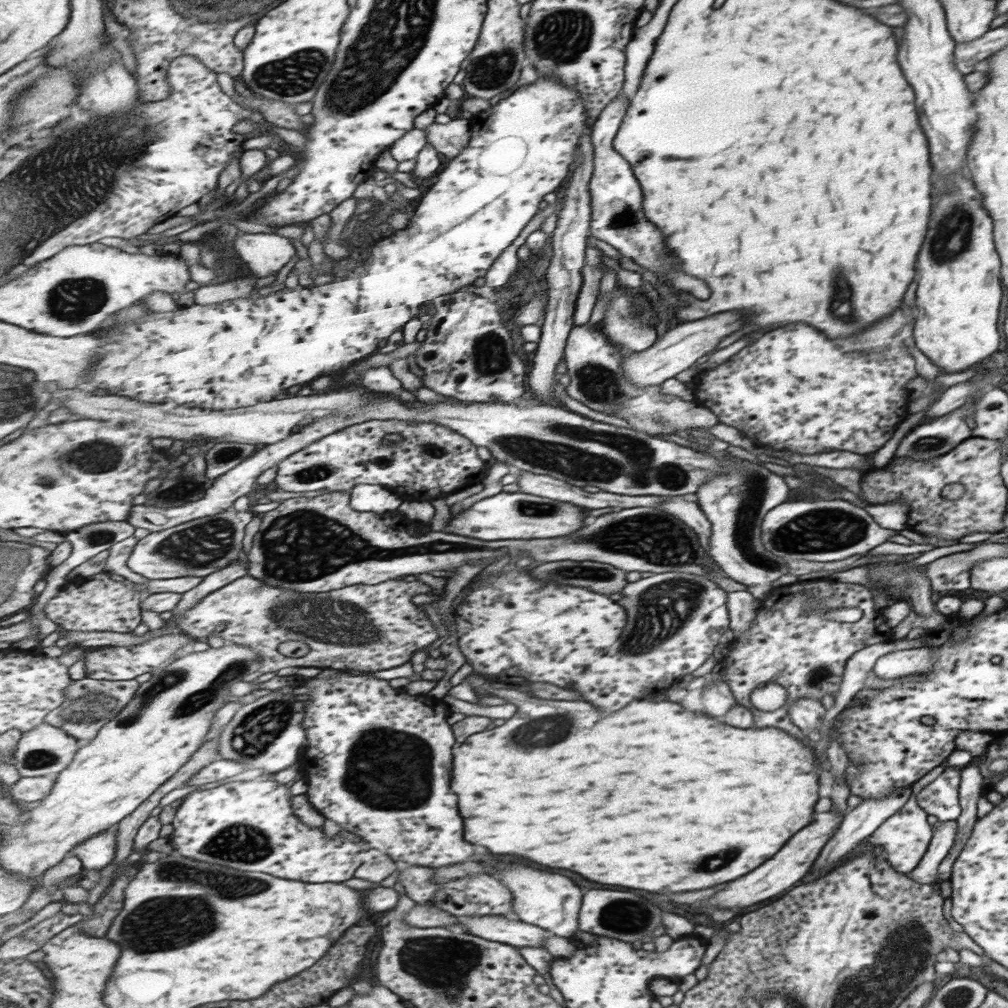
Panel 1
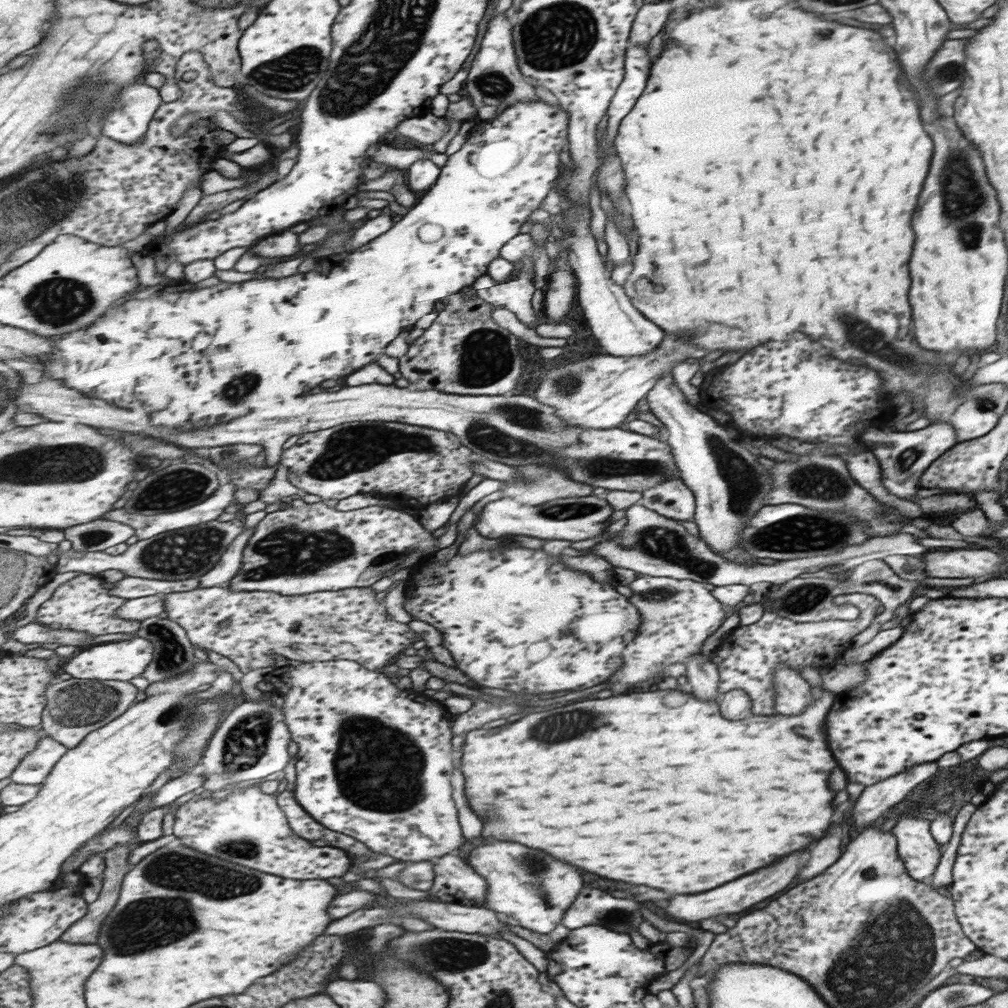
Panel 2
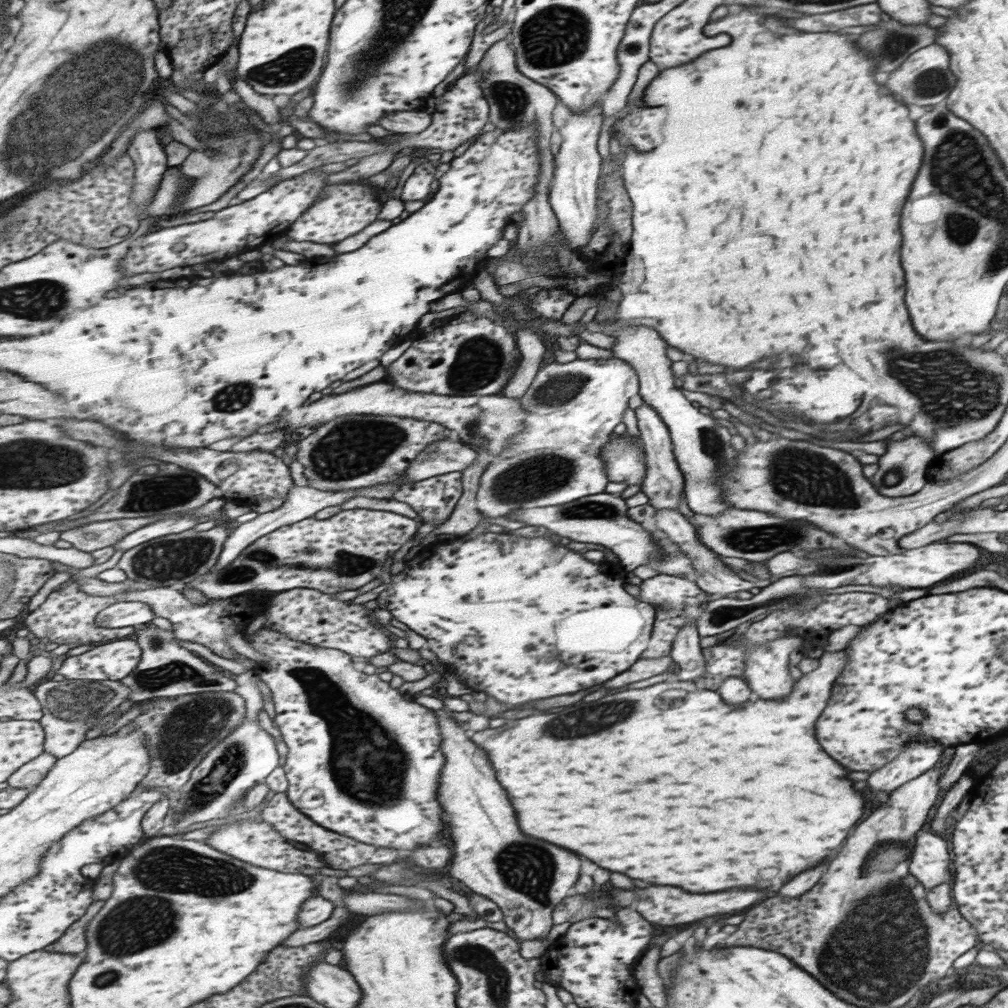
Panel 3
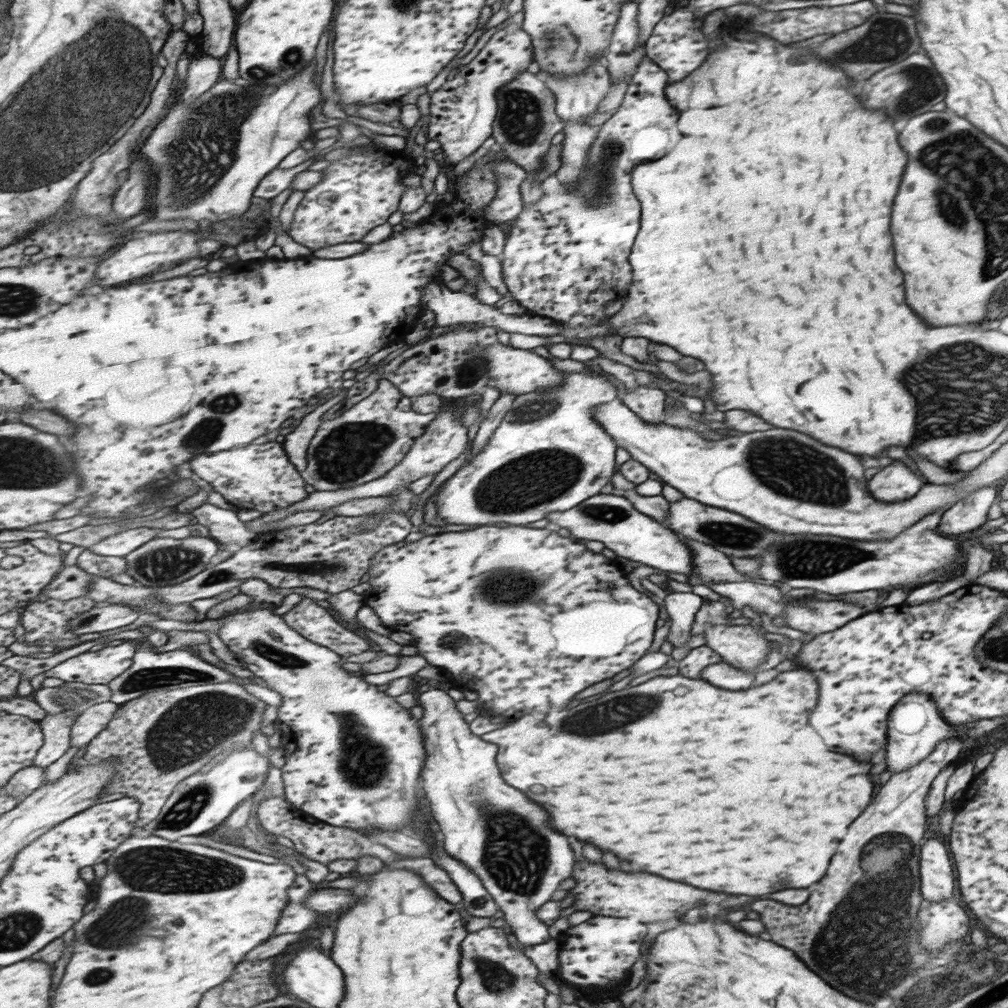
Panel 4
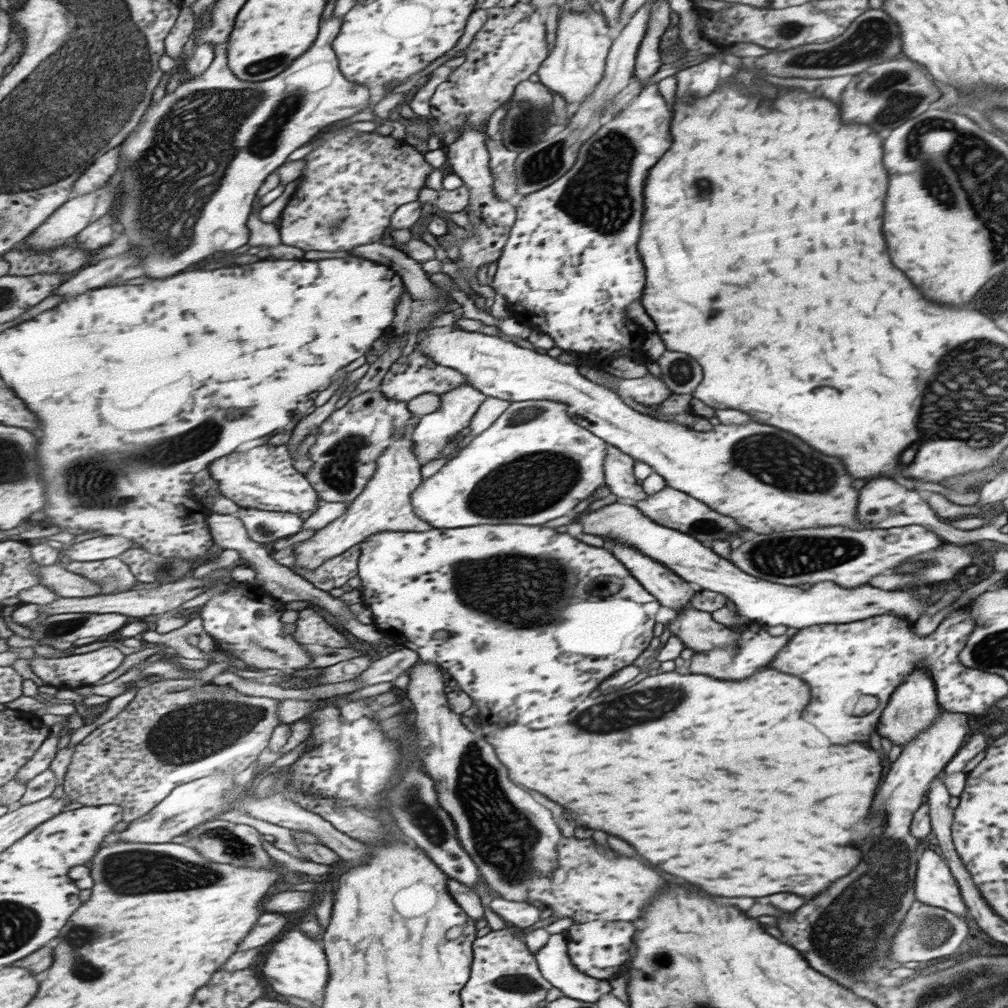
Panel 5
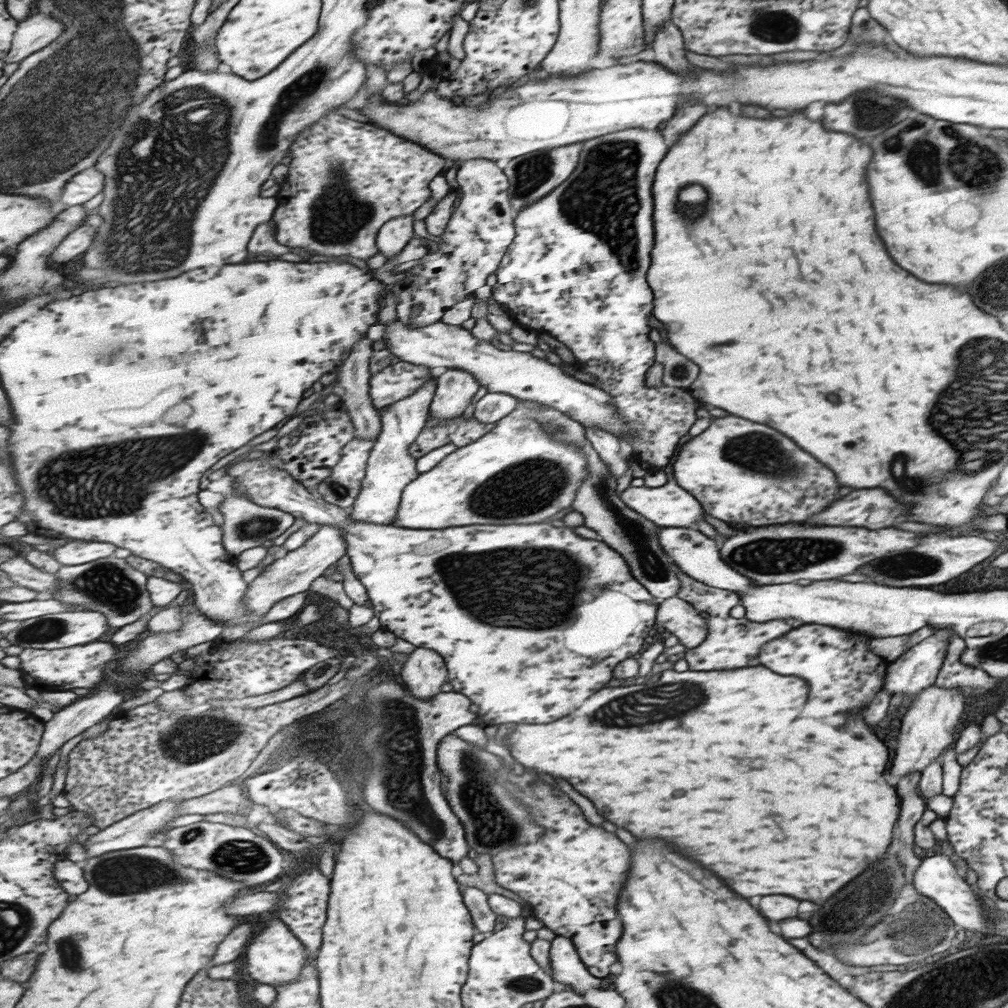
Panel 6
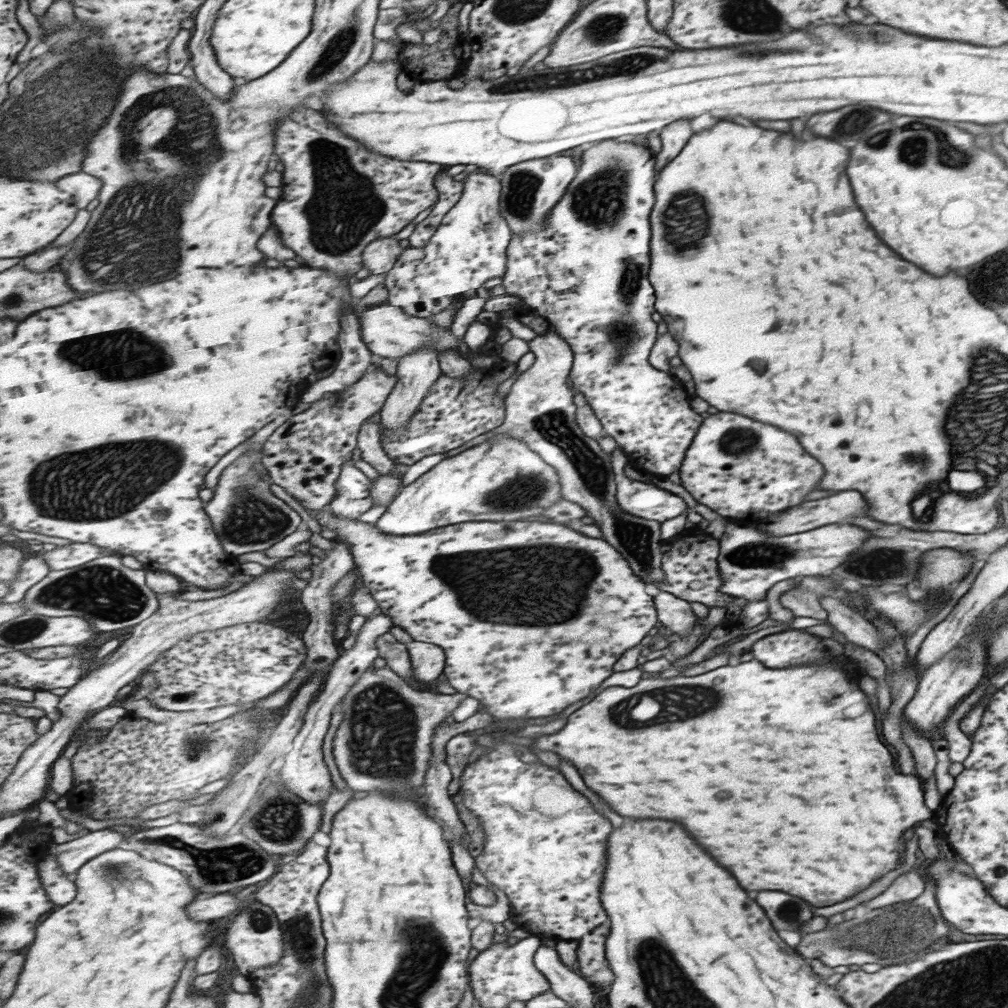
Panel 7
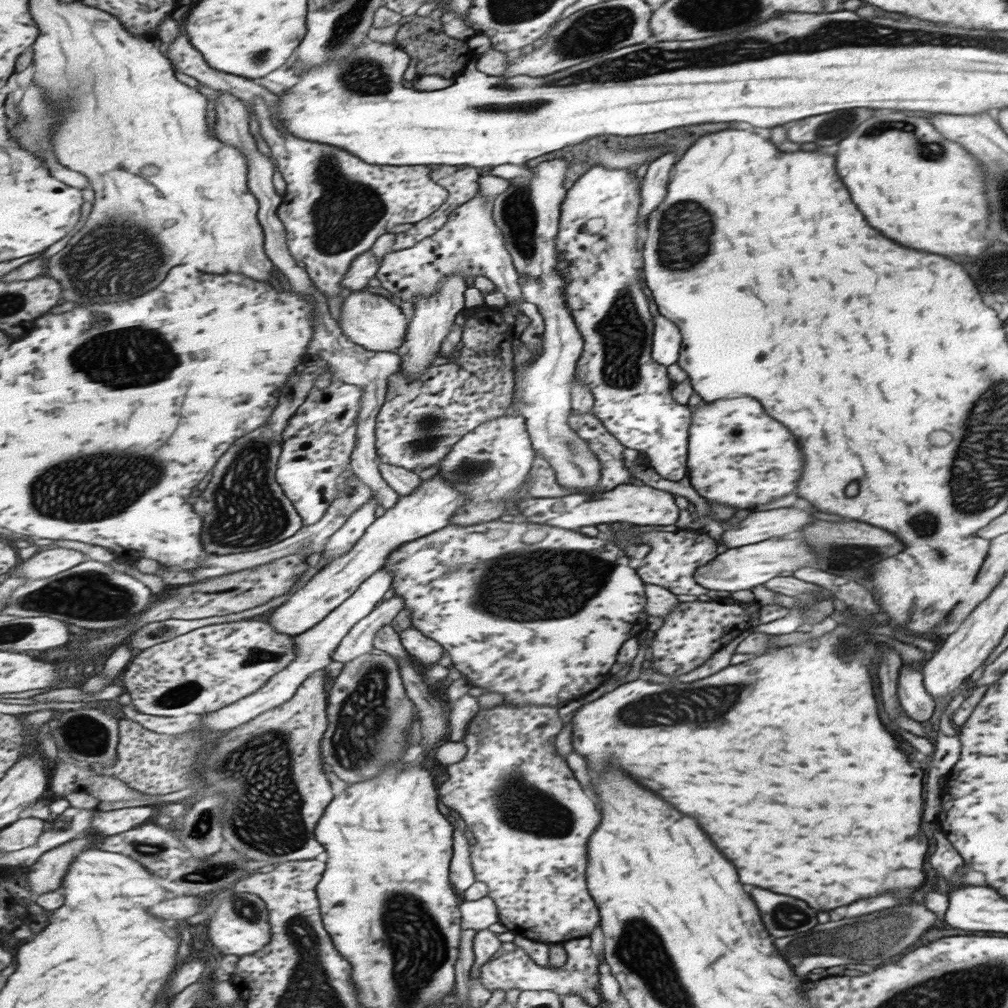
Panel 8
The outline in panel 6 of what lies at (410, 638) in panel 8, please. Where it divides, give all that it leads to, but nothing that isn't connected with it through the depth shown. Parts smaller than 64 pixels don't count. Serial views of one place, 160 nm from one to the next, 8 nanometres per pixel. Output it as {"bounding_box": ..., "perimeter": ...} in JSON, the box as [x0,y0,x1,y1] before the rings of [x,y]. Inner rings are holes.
{"bounding_box":[400,647,449,700],"perimeter":[[[417,647],[403,664],[400,674],[403,684],[417,698],[432,700],[441,692],[443,684],[449,682],[449,670],[445,660],[435,650]]]}

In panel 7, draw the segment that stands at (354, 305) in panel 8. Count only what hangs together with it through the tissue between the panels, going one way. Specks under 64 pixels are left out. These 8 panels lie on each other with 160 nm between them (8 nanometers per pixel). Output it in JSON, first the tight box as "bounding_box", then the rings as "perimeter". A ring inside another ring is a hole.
{"bounding_box":[359,302,460,359],"perimeter":[[[387,302],[377,306],[367,307],[359,316],[362,324],[363,340],[370,346],[372,353],[377,359],[390,358],[401,359],[416,350],[430,344],[438,350],[439,353],[454,348],[460,352],[460,338],[455,336],[452,327],[440,327],[431,319],[419,318],[407,314],[403,308],[390,306]]]}

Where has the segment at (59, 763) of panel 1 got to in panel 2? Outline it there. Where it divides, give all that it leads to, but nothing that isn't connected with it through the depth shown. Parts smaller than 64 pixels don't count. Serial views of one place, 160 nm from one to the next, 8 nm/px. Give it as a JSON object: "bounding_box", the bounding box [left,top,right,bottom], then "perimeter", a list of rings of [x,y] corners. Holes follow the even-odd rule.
{"bounding_box":[10,733,70,785],"perimeter":[[[47,733],[10,776],[13,783],[41,785],[70,748]]]}

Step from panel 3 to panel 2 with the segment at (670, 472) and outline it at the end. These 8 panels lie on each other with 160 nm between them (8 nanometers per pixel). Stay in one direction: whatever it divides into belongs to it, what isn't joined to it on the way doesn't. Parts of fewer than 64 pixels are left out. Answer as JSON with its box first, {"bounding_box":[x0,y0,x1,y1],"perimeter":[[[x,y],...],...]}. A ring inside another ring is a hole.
{"bounding_box":[636,477,694,521],"perimeter":[[[679,477],[644,490],[636,504],[673,521],[693,521],[694,496]]]}

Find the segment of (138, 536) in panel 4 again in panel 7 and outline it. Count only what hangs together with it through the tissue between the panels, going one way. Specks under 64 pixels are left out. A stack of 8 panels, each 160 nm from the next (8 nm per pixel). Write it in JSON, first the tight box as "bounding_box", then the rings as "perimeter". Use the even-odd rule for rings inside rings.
{"bounding_box":[45,543,107,570],"perimeter":[[[73,543],[45,552],[51,570],[67,570],[91,562],[107,553],[104,548],[87,543]]]}

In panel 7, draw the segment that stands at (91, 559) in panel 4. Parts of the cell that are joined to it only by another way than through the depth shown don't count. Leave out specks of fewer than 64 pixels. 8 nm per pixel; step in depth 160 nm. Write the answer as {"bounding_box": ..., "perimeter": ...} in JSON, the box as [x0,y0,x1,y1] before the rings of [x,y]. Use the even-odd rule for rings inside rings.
{"bounding_box":[23,552,161,632],"perimeter":[[[107,552],[76,568],[52,570],[41,583],[29,589],[23,601],[30,614],[50,617],[82,616],[97,632],[113,632],[141,624],[141,621],[147,620],[160,609],[161,598],[148,585],[146,577],[146,568],[127,568],[116,552]]]}

